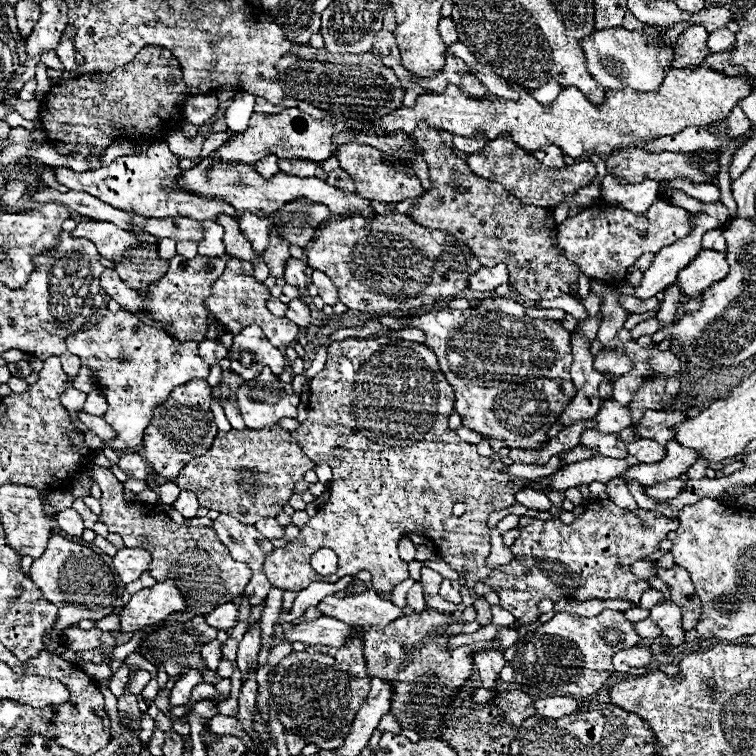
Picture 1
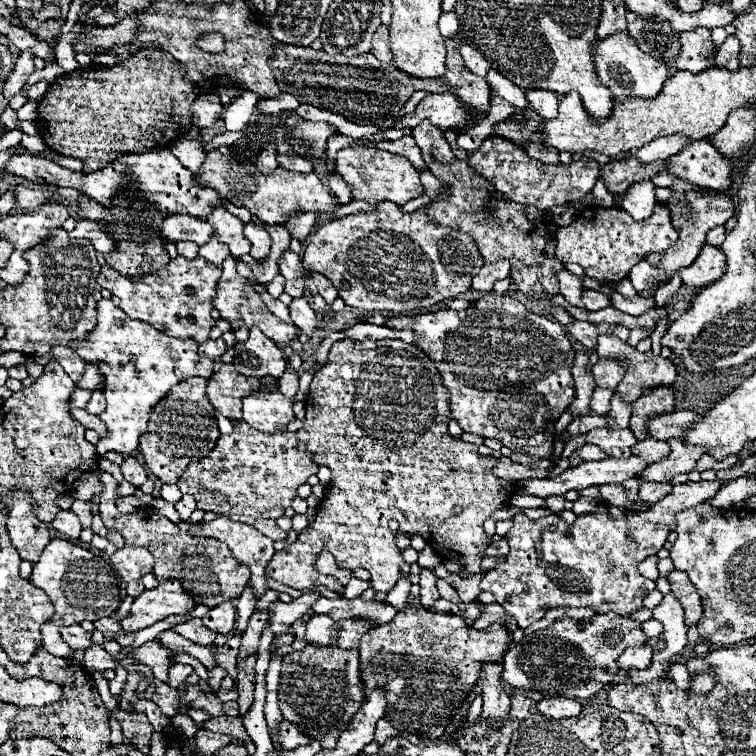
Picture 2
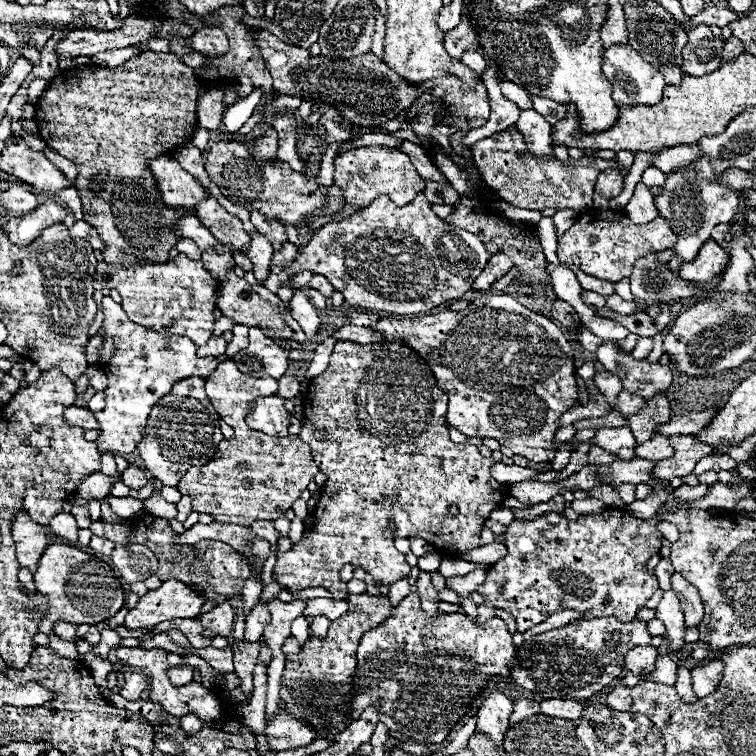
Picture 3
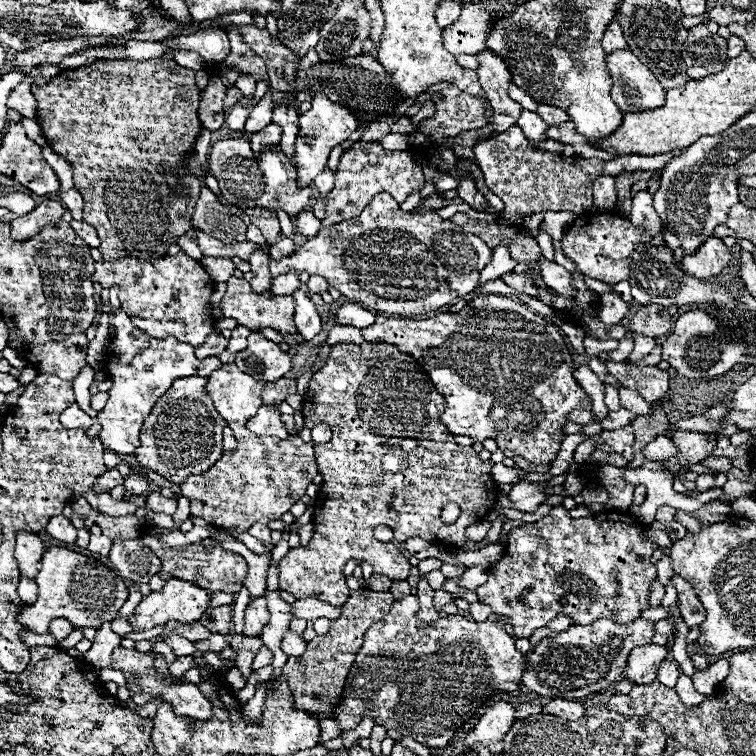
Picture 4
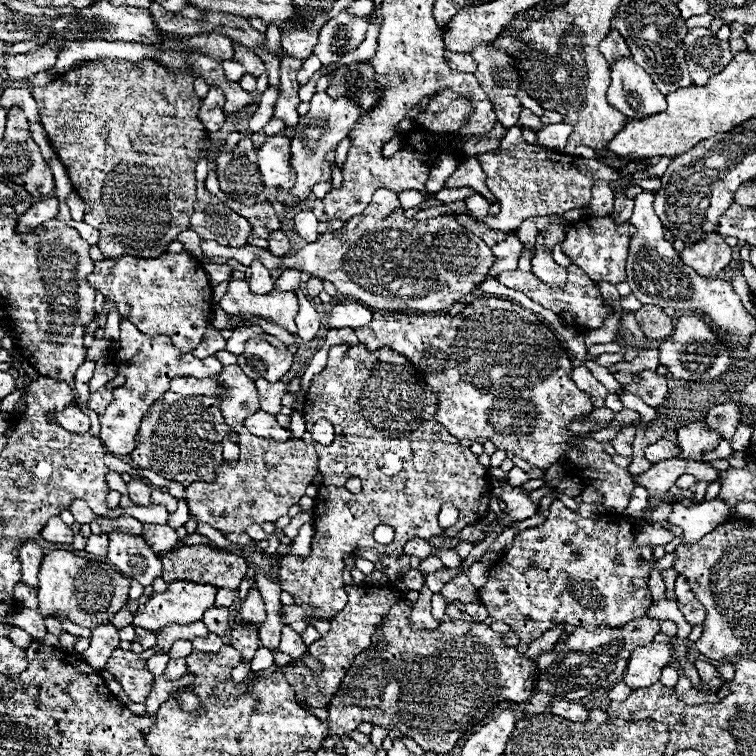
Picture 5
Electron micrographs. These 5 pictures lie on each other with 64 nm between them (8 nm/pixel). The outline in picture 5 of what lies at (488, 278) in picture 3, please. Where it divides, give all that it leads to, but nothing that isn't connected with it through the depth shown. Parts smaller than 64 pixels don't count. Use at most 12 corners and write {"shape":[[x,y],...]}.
{"shape":[[516,234],[492,246],[496,256],[488,278],[516,270],[522,242]]}

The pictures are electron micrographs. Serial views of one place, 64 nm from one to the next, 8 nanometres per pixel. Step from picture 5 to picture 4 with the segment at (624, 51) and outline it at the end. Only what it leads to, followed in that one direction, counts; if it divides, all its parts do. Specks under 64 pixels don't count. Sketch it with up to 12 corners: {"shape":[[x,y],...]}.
{"shape":[[612,20],[602,38],[606,54],[628,50],[622,28]]}

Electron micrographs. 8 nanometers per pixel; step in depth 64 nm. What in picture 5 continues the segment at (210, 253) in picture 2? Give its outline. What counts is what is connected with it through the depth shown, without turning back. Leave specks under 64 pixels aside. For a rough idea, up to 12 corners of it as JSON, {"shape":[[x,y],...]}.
{"shape":[[208,264],[204,270],[210,276],[210,284],[230,280],[230,266]]}

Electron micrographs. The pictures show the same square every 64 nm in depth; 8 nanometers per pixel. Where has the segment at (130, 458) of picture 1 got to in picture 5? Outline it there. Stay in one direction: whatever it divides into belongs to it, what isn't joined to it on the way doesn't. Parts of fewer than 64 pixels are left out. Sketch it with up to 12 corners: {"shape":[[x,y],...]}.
{"shape":[[140,480],[128,482],[136,506],[150,506],[152,490]]}

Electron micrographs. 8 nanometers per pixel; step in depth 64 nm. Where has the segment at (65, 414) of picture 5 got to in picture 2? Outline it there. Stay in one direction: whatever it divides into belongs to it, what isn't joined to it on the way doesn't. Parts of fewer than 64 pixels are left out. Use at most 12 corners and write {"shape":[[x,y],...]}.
{"shape":[[70,408],[70,416],[84,428],[106,434],[106,426],[98,416],[84,408]]}

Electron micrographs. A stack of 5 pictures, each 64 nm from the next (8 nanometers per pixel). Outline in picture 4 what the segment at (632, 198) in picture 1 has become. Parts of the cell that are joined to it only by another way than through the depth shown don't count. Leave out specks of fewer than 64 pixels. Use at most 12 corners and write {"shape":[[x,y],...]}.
{"shape":[[642,190],[634,196],[630,222],[646,234],[662,230],[652,208],[652,194]]}

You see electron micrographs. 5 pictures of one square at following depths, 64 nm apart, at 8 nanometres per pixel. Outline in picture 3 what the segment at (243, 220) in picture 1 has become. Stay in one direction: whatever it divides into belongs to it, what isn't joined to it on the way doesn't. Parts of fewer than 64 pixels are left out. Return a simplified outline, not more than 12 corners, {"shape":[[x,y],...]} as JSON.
{"shape":[[254,236],[248,258],[258,284],[270,272],[272,244]]}

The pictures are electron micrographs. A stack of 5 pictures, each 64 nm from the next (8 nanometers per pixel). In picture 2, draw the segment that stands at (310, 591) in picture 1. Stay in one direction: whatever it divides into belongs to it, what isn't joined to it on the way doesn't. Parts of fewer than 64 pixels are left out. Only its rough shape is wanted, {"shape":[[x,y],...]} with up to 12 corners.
{"shape":[[303,594],[292,602],[270,604],[270,632],[288,634],[302,618],[321,597]]}

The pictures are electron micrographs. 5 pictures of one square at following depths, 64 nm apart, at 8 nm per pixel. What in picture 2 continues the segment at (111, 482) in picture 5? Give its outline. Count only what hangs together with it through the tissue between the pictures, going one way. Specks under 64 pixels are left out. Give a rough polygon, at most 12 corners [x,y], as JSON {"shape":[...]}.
{"shape":[[82,474],[72,498],[90,502],[102,492],[100,478]]}

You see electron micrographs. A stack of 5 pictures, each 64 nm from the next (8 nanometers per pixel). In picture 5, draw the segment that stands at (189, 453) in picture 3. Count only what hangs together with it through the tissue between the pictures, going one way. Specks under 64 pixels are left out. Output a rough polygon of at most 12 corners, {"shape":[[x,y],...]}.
{"shape":[[172,378],[132,466],[212,482],[232,432],[218,378]]}

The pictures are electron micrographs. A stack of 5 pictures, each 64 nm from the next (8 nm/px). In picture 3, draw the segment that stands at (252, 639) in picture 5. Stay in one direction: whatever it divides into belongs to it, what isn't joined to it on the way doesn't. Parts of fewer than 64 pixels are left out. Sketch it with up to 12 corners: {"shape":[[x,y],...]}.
{"shape":[[262,642],[234,644],[234,672],[240,690],[250,694],[252,670]]}

